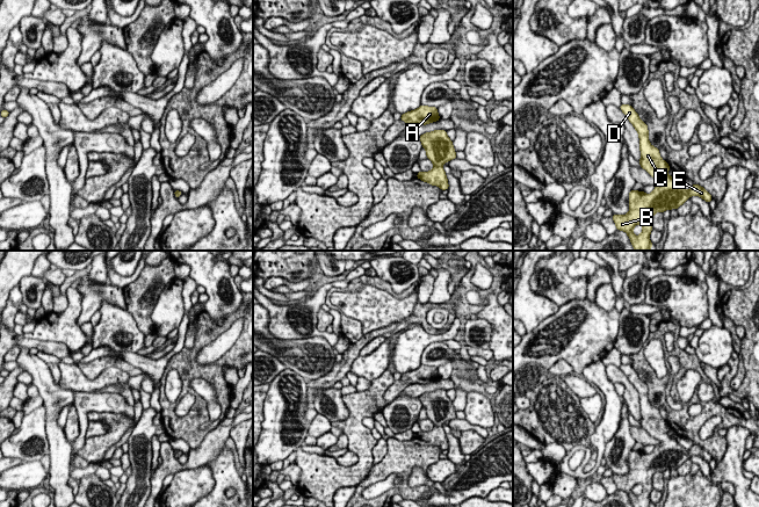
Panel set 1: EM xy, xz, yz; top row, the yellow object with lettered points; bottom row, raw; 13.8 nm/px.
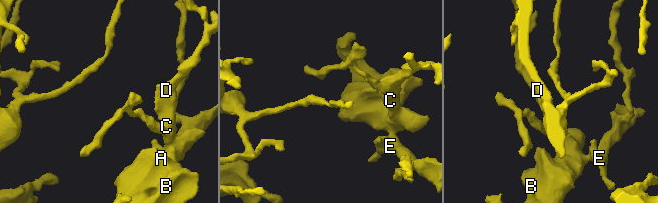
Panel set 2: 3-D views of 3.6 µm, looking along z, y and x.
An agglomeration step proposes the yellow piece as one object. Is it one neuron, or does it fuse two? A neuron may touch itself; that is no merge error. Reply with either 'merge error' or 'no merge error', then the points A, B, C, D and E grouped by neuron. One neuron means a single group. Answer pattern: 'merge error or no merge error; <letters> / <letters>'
no merge error; A B C D E

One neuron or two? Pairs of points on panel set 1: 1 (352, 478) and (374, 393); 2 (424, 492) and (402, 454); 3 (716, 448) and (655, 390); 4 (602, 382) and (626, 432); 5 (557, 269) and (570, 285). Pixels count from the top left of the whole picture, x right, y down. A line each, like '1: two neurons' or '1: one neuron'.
1: one neuron
2: one neuron
3: one neuron
4: two neurons
5: one neuron

